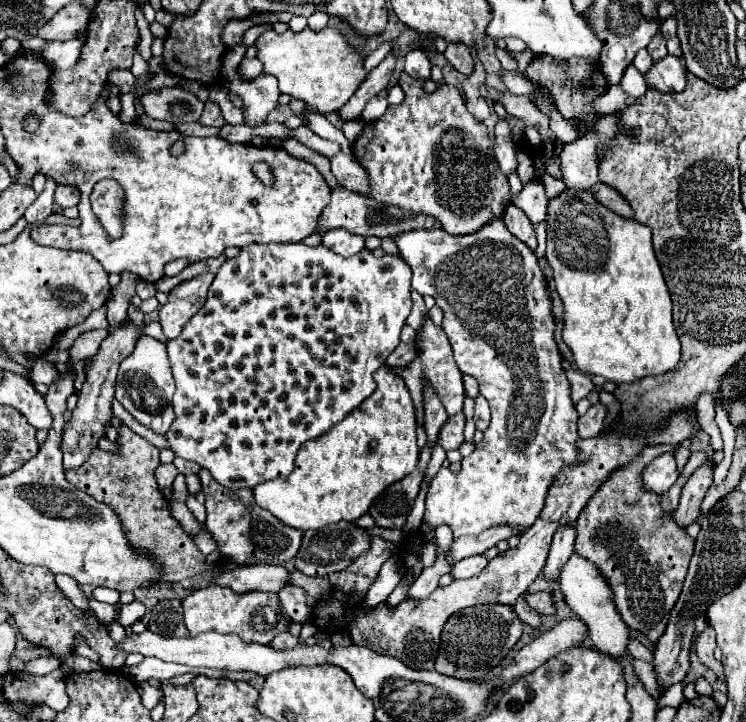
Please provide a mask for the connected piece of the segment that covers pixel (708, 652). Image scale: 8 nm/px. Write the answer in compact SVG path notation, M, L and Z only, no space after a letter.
M706 626L706 630L698 636L696 640L696 654L698 658L708 666L712 668L720 680L724 680L724 672L722 672L722 666L720 662L714 658L714 648L716 648L716 632L712 630L712 626Z

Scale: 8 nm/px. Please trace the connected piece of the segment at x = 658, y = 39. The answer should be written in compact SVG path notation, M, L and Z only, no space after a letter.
M660 32L652 38L652 42L646 46L646 50L650 52L652 60L660 60L660 58L666 56L666 42L664 42L664 38L662 38Z

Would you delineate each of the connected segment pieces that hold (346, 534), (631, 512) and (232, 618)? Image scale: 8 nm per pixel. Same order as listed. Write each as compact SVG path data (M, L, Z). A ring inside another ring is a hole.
M336 522L332 526L324 526L320 530L306 530L300 550L296 554L294 566L298 572L306 574L306 576L328 576L332 572L344 570L348 564L352 564L364 550L368 550L368 534L358 528L352 522Z
M680 444L646 446L632 462L614 470L600 484L576 520L576 554L584 554L612 582L616 590L616 606L624 622L642 632L652 644L664 634L670 610L674 608L692 558L694 540L686 530L678 528L660 508L660 496L640 488L640 474L656 456L678 448Z
M208 586L186 596L182 600L182 608L190 634L200 634L204 630L216 630L220 634L234 632L240 634L242 638L248 638L248 642L270 644L276 634L286 632L290 626L290 616L282 610L276 592L250 590L246 594L236 594L228 588Z

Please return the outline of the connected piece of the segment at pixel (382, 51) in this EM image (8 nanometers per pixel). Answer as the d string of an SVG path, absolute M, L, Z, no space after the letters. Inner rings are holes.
M385 42L377 50L371 53L364 62L364 70L366 73L368 74L373 68L378 66L378 64L385 59L393 47L393 42Z

